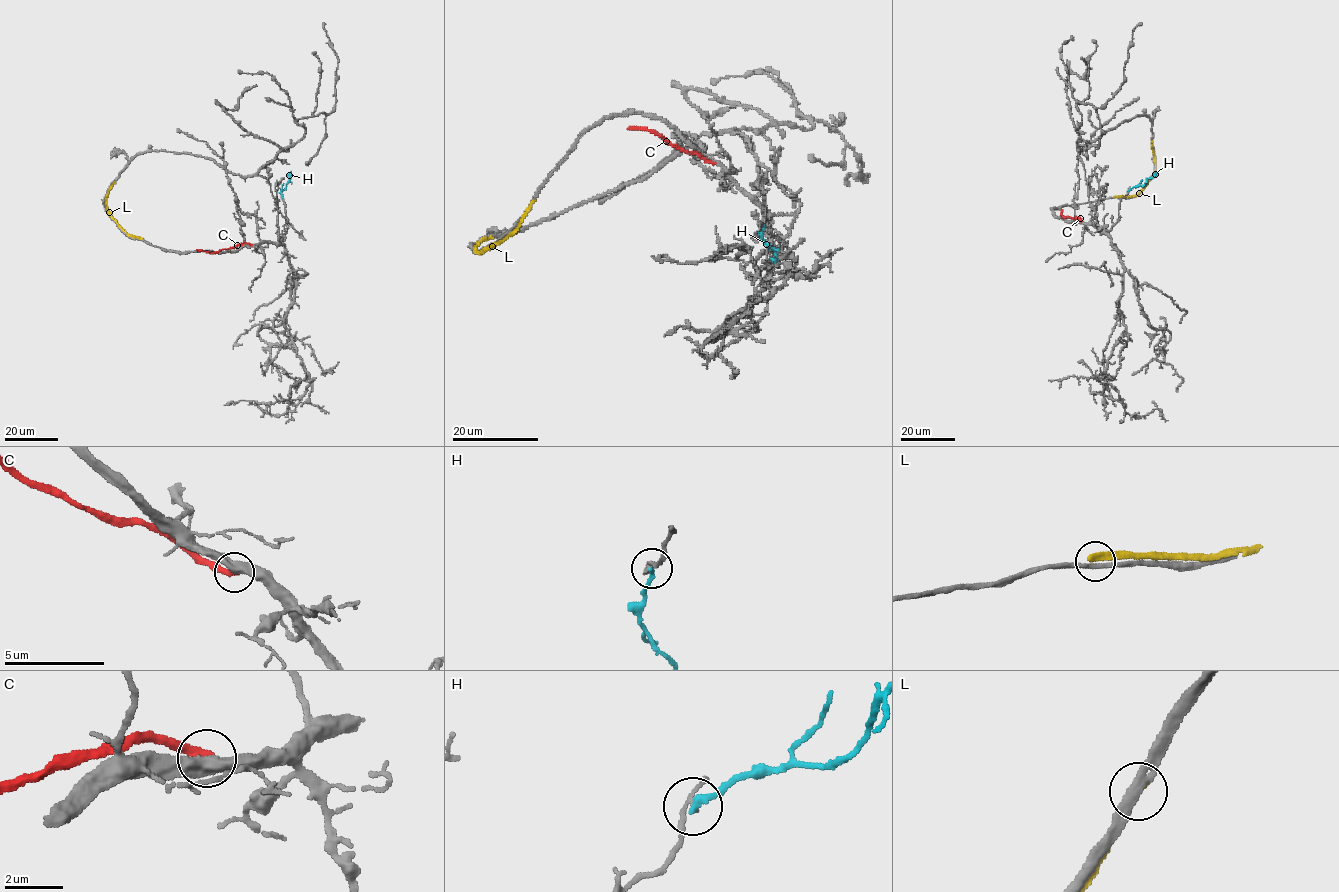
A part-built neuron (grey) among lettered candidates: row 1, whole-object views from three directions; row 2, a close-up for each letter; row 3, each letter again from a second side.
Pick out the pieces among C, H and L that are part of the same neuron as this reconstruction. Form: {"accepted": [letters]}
{"accepted": []}

